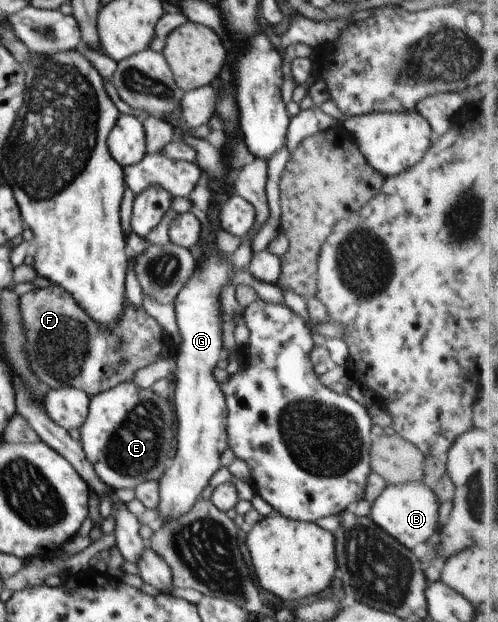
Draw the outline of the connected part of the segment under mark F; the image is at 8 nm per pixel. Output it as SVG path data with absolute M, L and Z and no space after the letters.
M52 285L47 288L36 288L36 290L19 296L19 305L21 308L21 317L23 325L25 326L26 335L26 350L29 358L29 363L34 374L39 378L41 382L45 382L51 389L57 389L60 387L74 387L84 391L89 396L100 394L107 391L117 384L132 381L132 376L140 370L140 368L146 368L149 364L154 364L158 360L163 358L163 352L168 351L164 346L164 329L158 324L155 318L152 318L144 308L136 308L128 299L124 301L123 311L121 314L121 320L114 323L111 327L104 330L104 327L98 328L98 324L92 320L92 317L74 300L72 294L67 290L64 290L61 286Z

